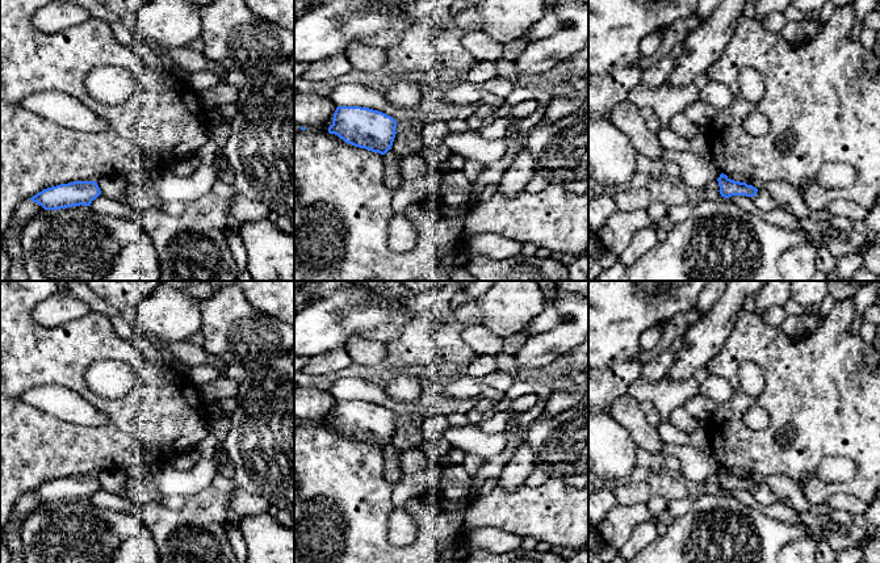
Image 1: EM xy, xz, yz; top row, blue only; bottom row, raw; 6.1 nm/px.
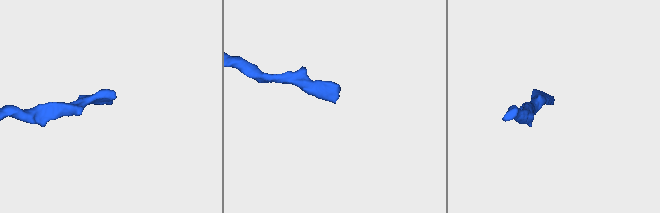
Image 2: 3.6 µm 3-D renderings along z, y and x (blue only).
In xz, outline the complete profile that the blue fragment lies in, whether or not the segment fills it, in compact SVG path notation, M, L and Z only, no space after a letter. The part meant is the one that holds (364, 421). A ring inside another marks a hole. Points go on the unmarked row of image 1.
M338 400L330 428L345 437L385 449L391 444L397 415L378 404L361 400Z

